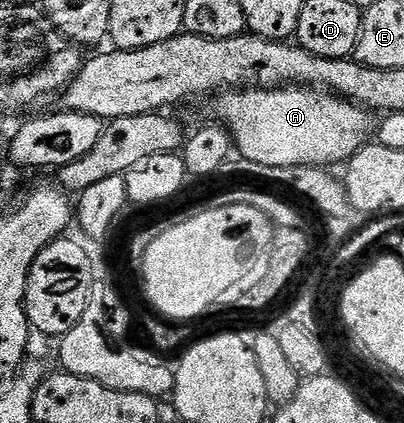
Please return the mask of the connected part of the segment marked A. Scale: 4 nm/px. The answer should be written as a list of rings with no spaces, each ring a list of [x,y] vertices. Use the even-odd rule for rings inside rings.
[[[285,86],[283,88],[246,88],[243,90],[224,90],[215,97],[216,100],[216,116],[221,125],[226,126],[227,131],[232,137],[232,142],[235,151],[239,153],[245,160],[252,163],[261,164],[262,166],[336,166],[341,162],[351,160],[353,154],[370,140],[370,128],[368,132],[368,116],[369,113],[365,109],[355,105],[350,100],[345,100],[344,97],[335,95],[327,90],[321,90],[311,86]]]

